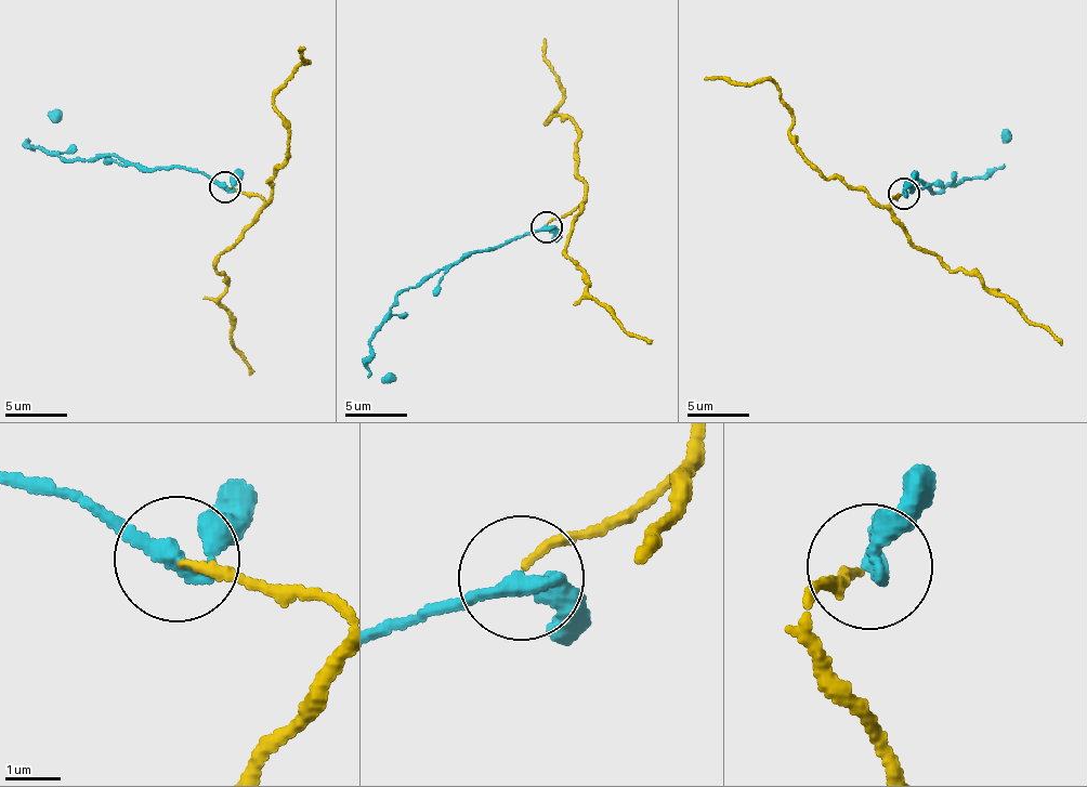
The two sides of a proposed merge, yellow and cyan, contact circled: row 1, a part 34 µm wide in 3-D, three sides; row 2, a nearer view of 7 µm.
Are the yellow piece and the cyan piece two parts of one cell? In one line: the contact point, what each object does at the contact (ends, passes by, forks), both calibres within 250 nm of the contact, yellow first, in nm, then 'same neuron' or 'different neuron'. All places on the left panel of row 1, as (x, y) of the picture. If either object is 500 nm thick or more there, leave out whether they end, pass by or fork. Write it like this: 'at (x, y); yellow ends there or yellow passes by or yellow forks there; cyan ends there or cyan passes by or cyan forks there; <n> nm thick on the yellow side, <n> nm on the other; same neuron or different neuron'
at (225, 186); yellow ends there; cyan passes by; 140 nm thick on the yellow side, 260 nm on the other; same neuron

